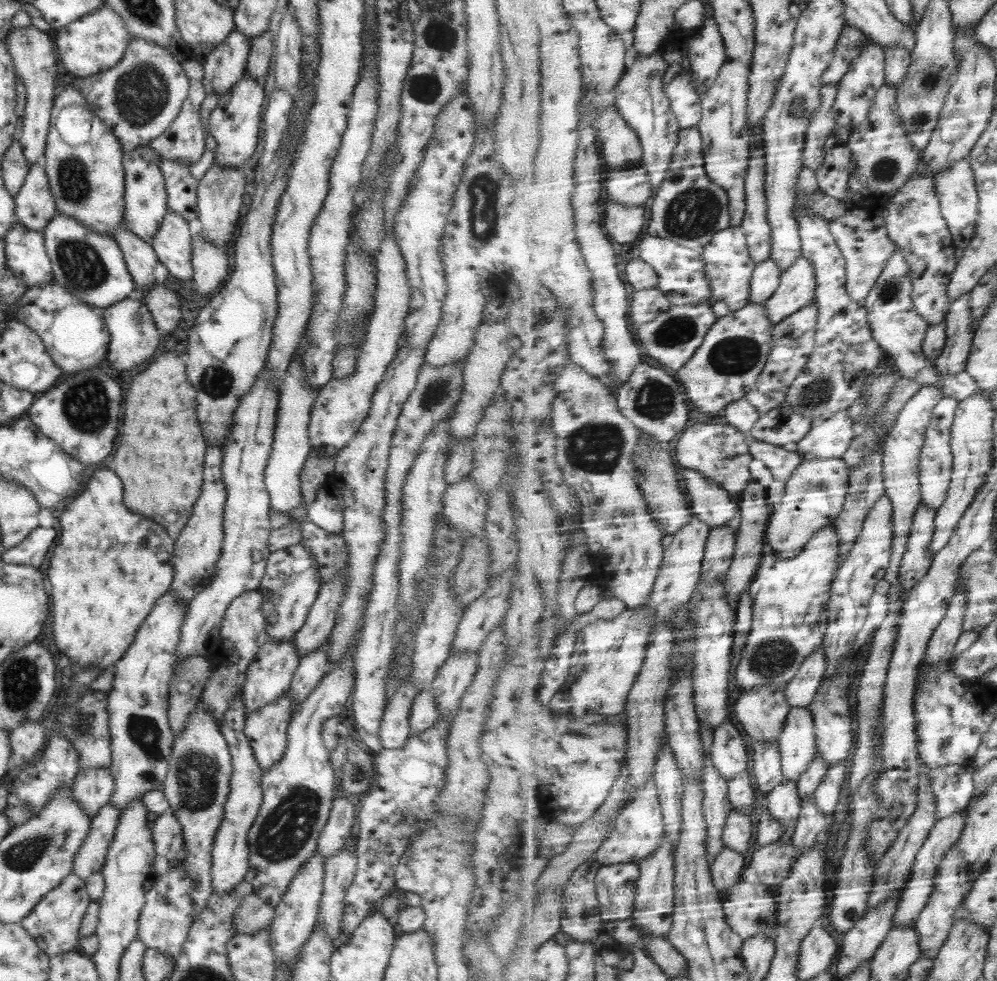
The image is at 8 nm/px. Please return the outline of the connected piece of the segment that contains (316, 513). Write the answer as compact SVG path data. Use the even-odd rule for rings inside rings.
M322 484L317 490L314 502L307 505L306 520L329 534L341 536L344 531L344 508L342 498L332 494L330 489Z

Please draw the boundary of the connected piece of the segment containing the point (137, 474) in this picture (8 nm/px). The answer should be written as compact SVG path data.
M170 350L154 358L146 370L134 376L130 390L124 398L124 420L118 436L118 448L112 458L112 470L124 482L124 502L132 512L152 518L162 524L170 538L176 539L186 527L196 499L202 491L202 464L204 464L204 434L196 416L196 392L184 374L185 361L182 354Z

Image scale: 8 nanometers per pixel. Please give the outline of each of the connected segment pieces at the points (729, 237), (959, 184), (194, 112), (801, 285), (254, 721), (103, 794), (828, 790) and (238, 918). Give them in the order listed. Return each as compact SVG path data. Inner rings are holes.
M732 226L717 232L713 241L706 245L703 250L710 282L713 283L713 297L711 302L718 318L730 316L737 313L750 303L752 293L753 278L758 263L754 261L750 254L749 235L746 229L740 226Z
M964 158L952 168L936 174L938 195L942 200L942 212L949 222L956 246L968 249L977 236L977 226L981 216L981 194L977 188L977 171L974 170L972 158Z
M189 80L188 96L183 102L178 116L158 138L154 138L154 140L148 144L152 149L156 150L156 153L162 157L162 160L174 160L178 161L178 163L186 163L186 165L191 166L204 154L206 125L202 122L202 114L200 113L204 98L207 98L207 96L202 81Z
M802 255L788 271L784 271L780 288L766 304L774 326L817 302L817 288L816 267Z
M284 691L273 703L246 715L244 732L262 774L282 758L289 745L287 730L294 713L292 698L290 691Z
M110 767L80 769L75 776L72 795L90 818L94 817L102 806L109 803L112 794L114 794L114 776Z
M848 760L832 765L826 778L815 792L820 809L829 816L832 816L840 806L840 796L842 796L842 790L844 790L842 786L844 786L850 770Z
M252 893L241 899L240 909L234 916L235 928L241 935L254 935L269 928L274 918L275 908Z

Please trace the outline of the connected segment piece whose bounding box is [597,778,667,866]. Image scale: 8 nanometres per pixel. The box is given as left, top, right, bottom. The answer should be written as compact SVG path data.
M652 778L641 789L638 798L624 807L617 818L616 826L604 841L602 848L598 849L597 859L603 866L623 863L642 864L646 858L653 857L658 848L662 846L667 832L665 824L665 811L662 810L661 791L656 778Z

